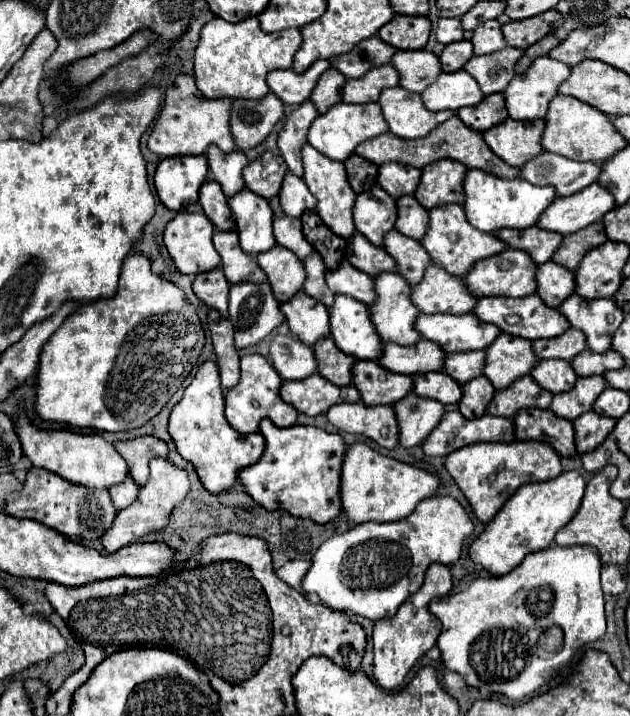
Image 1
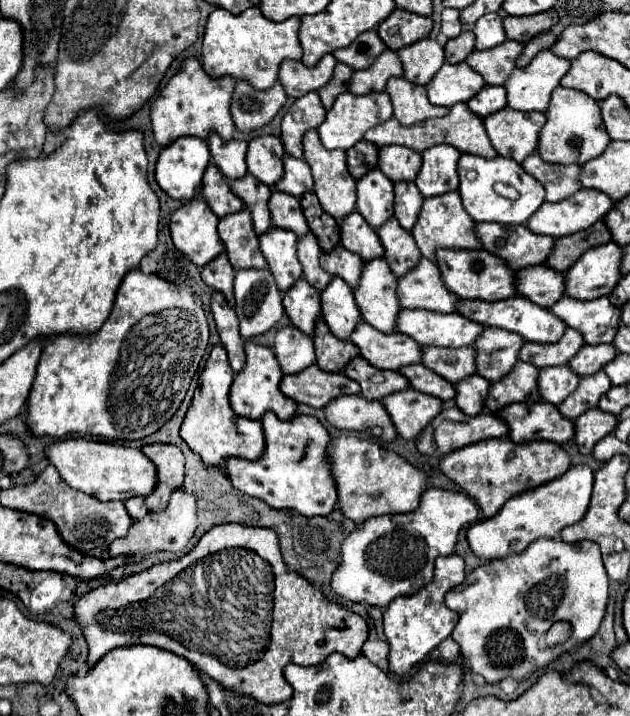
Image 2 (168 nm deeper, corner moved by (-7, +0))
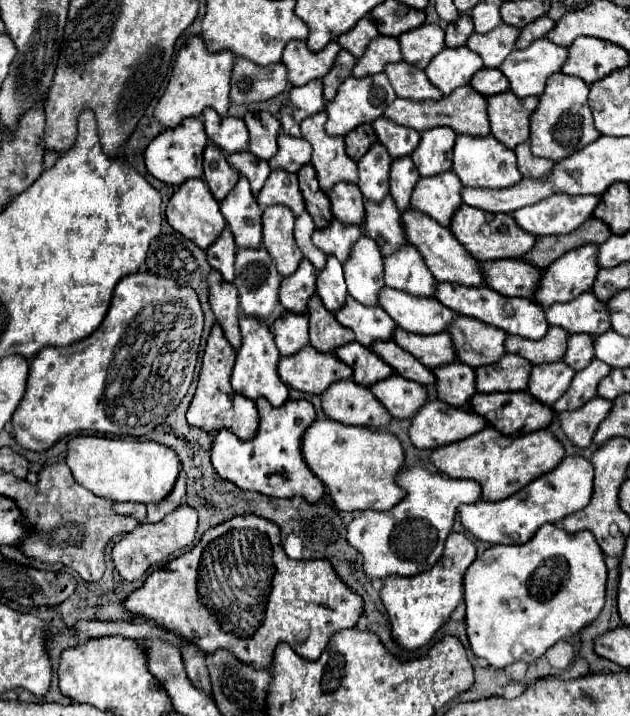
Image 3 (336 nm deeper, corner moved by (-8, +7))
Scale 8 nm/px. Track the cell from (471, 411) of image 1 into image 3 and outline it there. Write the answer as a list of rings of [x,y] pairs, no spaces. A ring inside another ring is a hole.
[[[446,364],[434,370],[438,398],[452,406],[466,406],[476,394],[476,372],[468,364]]]

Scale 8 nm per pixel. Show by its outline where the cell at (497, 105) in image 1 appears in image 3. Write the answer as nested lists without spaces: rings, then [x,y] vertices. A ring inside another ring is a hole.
[[[482,68],[480,72],[476,72],[476,76],[472,78],[470,86],[478,94],[482,94],[484,98],[510,90],[510,84],[508,84],[506,76],[500,70],[496,70],[496,68]]]

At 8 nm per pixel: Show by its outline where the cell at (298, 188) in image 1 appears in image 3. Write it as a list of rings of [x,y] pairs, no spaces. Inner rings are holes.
[[[280,134],[278,152],[268,164],[272,170],[286,170],[296,174],[304,164],[310,164],[310,158],[312,158],[312,148],[304,138],[292,138],[292,136]]]

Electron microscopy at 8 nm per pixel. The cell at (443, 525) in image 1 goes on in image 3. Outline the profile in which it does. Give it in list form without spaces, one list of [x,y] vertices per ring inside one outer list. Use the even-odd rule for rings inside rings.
[[[424,468],[404,470],[396,482],[406,490],[406,498],[400,504],[388,512],[358,512],[348,526],[348,542],[362,554],[362,570],[370,580],[428,572],[442,556],[458,506],[476,504],[482,500],[478,482],[430,474]]]

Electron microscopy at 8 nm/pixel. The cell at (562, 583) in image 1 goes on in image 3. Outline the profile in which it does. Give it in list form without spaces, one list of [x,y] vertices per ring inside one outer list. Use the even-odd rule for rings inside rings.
[[[544,524],[542,528],[538,528],[538,532],[532,536],[532,540],[528,540],[528,544],[520,544],[520,546],[490,546],[480,558],[474,560],[474,564],[466,570],[464,574],[464,602],[466,602],[466,632],[468,632],[468,642],[472,652],[486,660],[492,668],[506,668],[508,664],[514,662],[534,662],[540,656],[546,654],[546,650],[550,646],[554,646],[560,640],[566,640],[574,634],[578,634],[584,626],[588,626],[590,622],[594,622],[604,606],[604,590],[606,590],[606,564],[604,564],[604,554],[596,542],[596,538],[592,536],[592,532],[584,530],[584,532],[576,532],[576,534],[568,534],[562,528],[558,528],[556,524]]]

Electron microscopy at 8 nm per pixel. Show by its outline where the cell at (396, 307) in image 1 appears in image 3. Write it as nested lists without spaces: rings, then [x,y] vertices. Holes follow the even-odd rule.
[[[360,236],[352,248],[352,256],[344,264],[348,294],[364,306],[378,306],[378,296],[384,284],[384,256],[378,244]]]

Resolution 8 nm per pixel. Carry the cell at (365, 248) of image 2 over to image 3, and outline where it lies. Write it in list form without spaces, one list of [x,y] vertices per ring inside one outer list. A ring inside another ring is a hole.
[[[336,184],[336,188],[328,192],[328,196],[336,220],[348,226],[354,224],[362,228],[366,220],[366,210],[364,210],[364,196],[356,188],[356,184]]]

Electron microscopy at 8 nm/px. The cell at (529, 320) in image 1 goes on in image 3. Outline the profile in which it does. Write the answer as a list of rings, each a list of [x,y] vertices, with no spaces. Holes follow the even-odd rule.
[[[438,282],[436,284],[436,300],[440,300],[446,308],[454,310],[460,316],[470,316],[476,320],[482,320],[486,324],[492,324],[496,328],[502,328],[508,334],[518,334],[530,340],[540,340],[544,338],[544,334],[548,332],[548,322],[546,322],[546,314],[544,308],[530,300],[530,298],[508,298],[508,296],[500,296],[496,290],[484,286],[484,288],[464,288],[460,284],[444,284]]]

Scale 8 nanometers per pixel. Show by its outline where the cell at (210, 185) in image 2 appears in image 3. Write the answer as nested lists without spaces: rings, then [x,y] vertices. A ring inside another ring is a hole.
[[[208,146],[204,152],[204,180],[214,198],[222,202],[240,180],[240,174],[236,174],[228,164],[224,152],[220,152],[216,146]]]

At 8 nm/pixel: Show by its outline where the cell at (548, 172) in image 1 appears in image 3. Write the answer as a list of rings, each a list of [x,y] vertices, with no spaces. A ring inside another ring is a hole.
[[[528,142],[516,146],[516,156],[518,156],[518,168],[522,172],[522,176],[526,178],[532,178],[532,180],[544,180],[544,176],[548,176],[552,170],[554,170],[554,164],[552,160],[546,160],[546,158],[538,158],[532,154]]]

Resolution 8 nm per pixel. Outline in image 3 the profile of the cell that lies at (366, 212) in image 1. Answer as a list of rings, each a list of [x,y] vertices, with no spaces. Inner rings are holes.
[[[376,144],[366,152],[366,156],[358,162],[358,188],[370,202],[382,202],[384,196],[390,194],[390,164],[392,158],[382,144]]]

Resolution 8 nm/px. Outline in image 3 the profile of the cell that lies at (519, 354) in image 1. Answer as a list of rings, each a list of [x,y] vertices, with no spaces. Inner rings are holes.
[[[458,316],[456,324],[450,328],[450,336],[458,352],[458,360],[472,368],[494,364],[506,354],[504,342],[508,334],[476,318]]]

